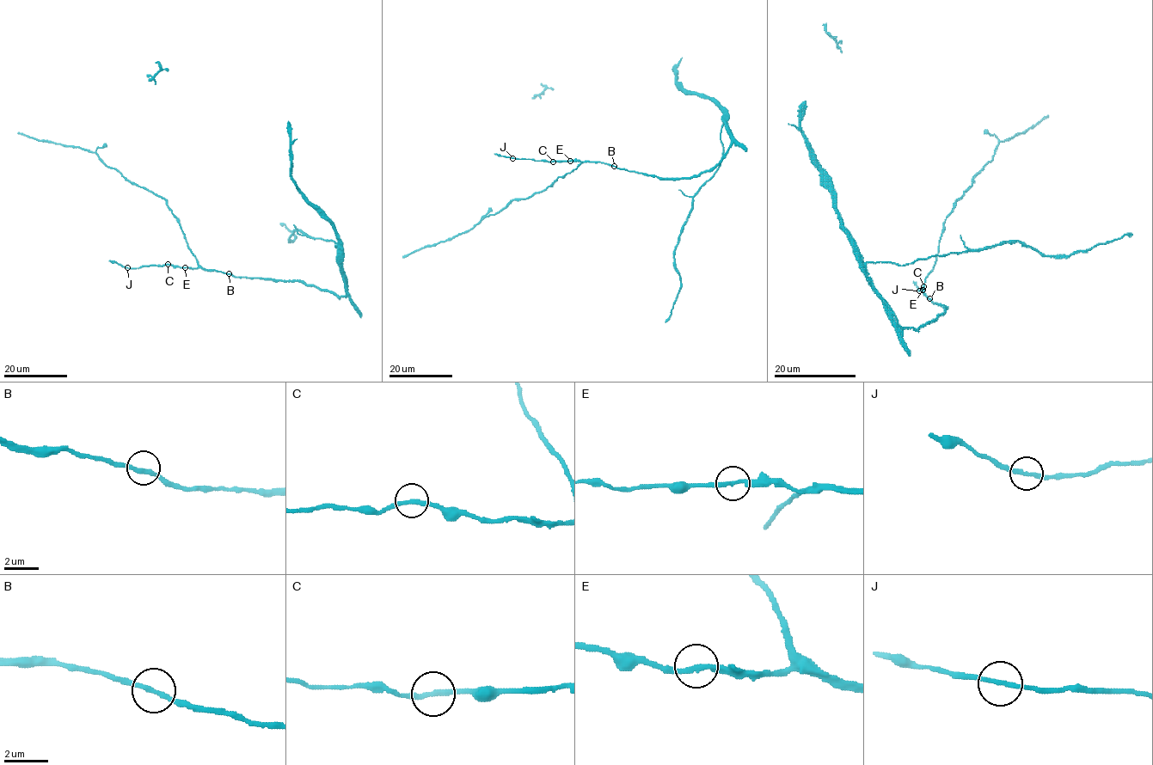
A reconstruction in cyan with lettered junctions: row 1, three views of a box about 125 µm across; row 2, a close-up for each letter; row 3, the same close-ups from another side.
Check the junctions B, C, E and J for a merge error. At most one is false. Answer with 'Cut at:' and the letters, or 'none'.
Cut at: none

